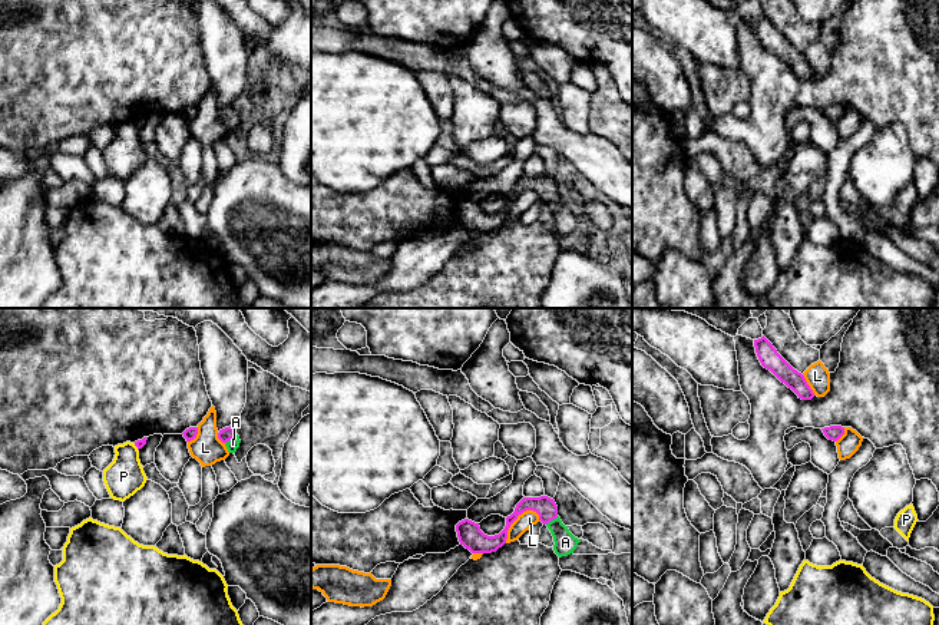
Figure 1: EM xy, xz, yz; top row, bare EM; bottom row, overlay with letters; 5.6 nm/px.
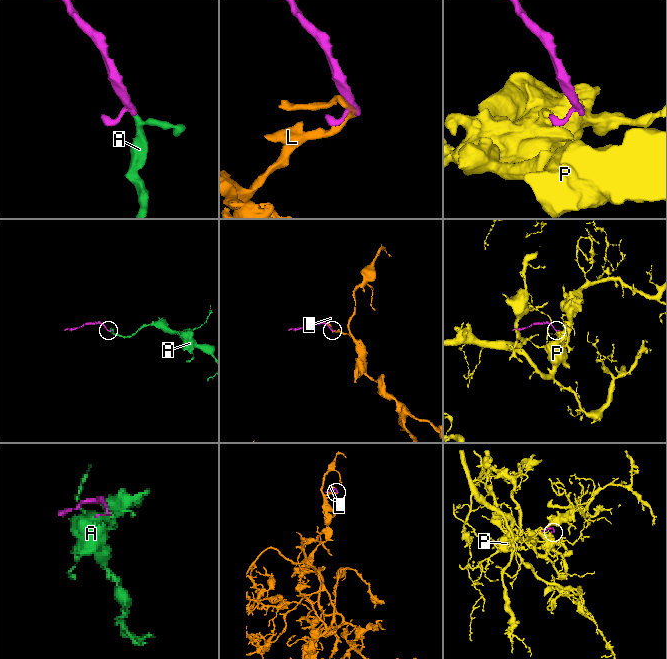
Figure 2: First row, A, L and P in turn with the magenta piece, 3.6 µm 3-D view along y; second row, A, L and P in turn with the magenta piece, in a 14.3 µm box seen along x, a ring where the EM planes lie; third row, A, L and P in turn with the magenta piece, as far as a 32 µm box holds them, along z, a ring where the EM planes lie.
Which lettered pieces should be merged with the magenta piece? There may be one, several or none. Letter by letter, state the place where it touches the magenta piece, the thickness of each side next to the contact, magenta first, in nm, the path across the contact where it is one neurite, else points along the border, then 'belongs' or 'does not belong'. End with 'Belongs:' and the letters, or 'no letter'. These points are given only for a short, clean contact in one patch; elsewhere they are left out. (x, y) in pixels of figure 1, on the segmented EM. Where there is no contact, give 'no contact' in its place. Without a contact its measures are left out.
A: meets magenta in xz at (551, 519); 120 nm thick on the magenta side, 120 nm on the other; runs through xz (545, 506), (551, 519), (565, 542); belongs
L: meets magenta in xz at (516, 518); 120 nm thick on the magenta side, 90 nm on the other; does not belong
P: meets magenta in xy at (136, 446); 50 nm thick on the magenta side, 220 nm on the other; border along xy (134, 443), (138, 450); does not belong
Belongs: A

